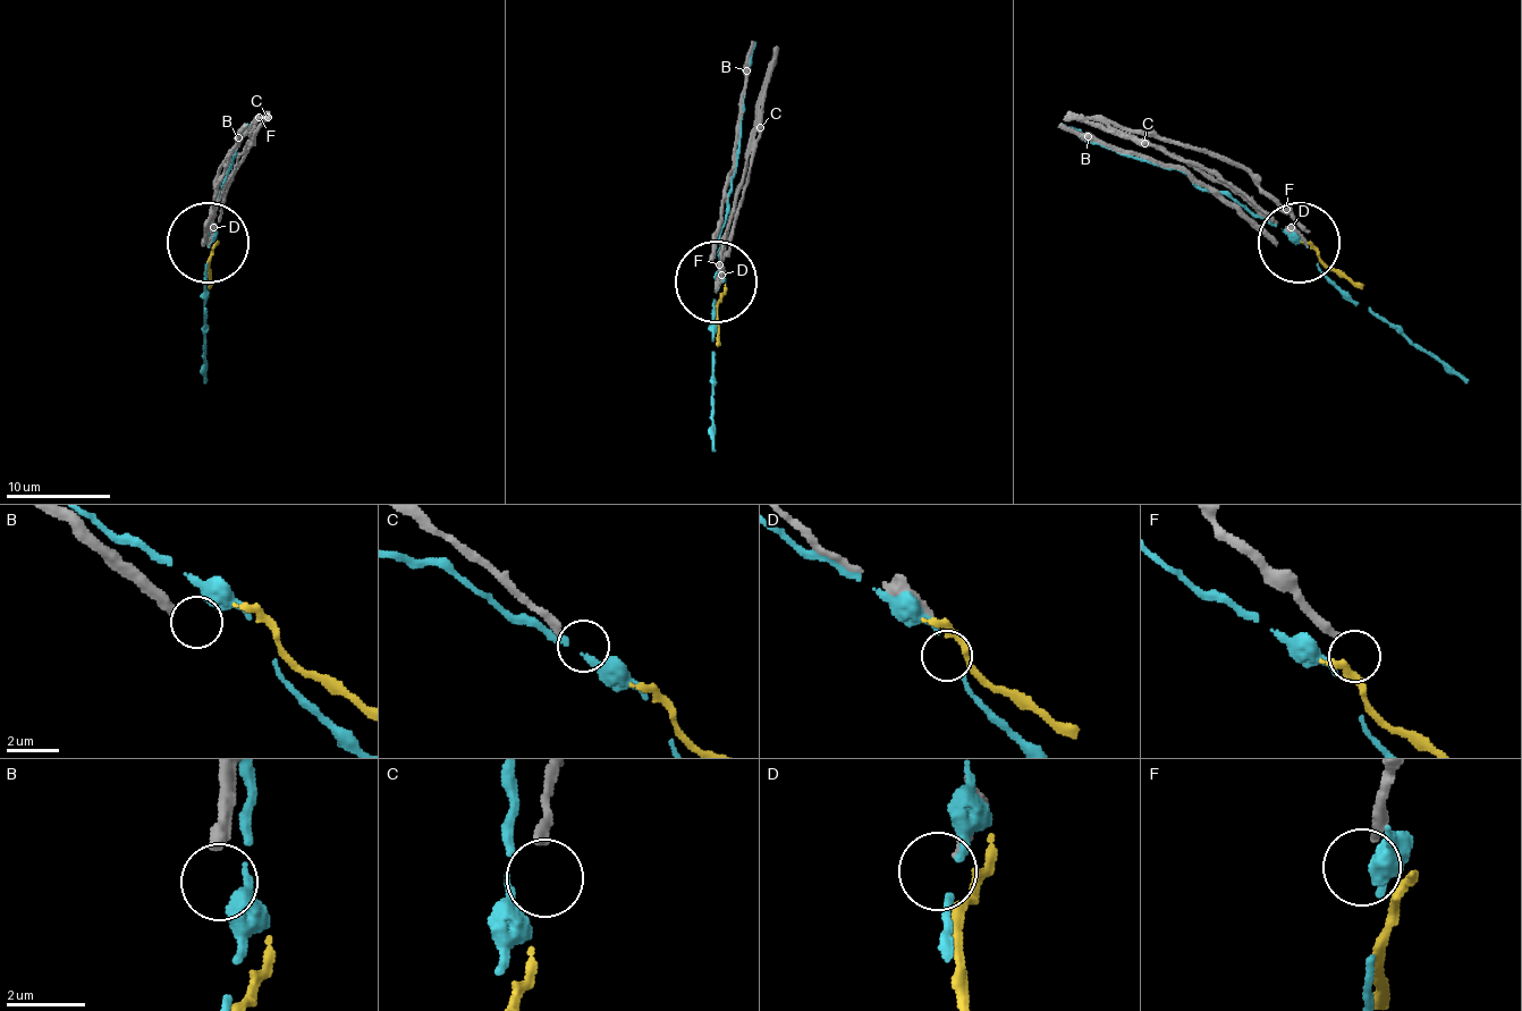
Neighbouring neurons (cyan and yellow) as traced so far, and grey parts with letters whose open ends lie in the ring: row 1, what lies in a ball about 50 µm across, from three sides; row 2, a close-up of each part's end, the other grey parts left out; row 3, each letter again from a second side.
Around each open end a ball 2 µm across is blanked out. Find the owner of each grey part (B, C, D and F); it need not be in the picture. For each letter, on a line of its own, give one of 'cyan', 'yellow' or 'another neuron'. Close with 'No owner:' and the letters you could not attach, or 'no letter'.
B: another neuron
C: another neuron
D: another neuron
F: another neuron
No owner: B, C, D, F

